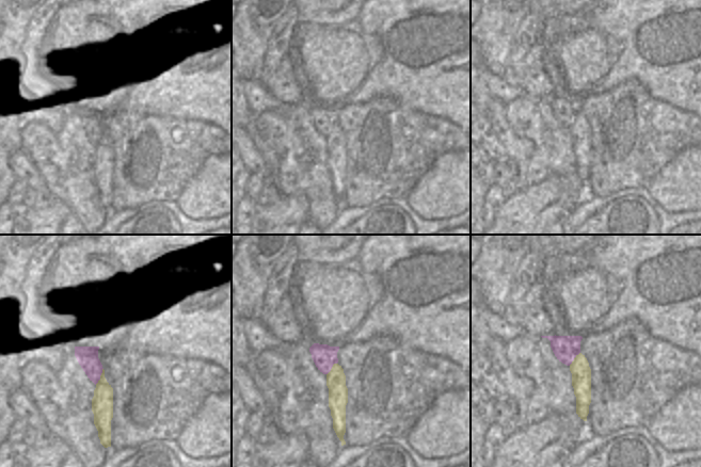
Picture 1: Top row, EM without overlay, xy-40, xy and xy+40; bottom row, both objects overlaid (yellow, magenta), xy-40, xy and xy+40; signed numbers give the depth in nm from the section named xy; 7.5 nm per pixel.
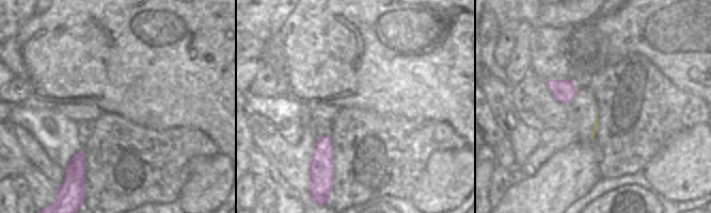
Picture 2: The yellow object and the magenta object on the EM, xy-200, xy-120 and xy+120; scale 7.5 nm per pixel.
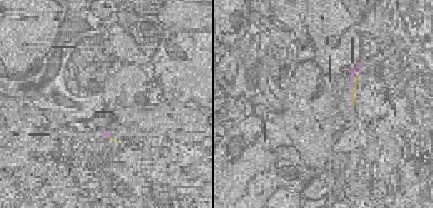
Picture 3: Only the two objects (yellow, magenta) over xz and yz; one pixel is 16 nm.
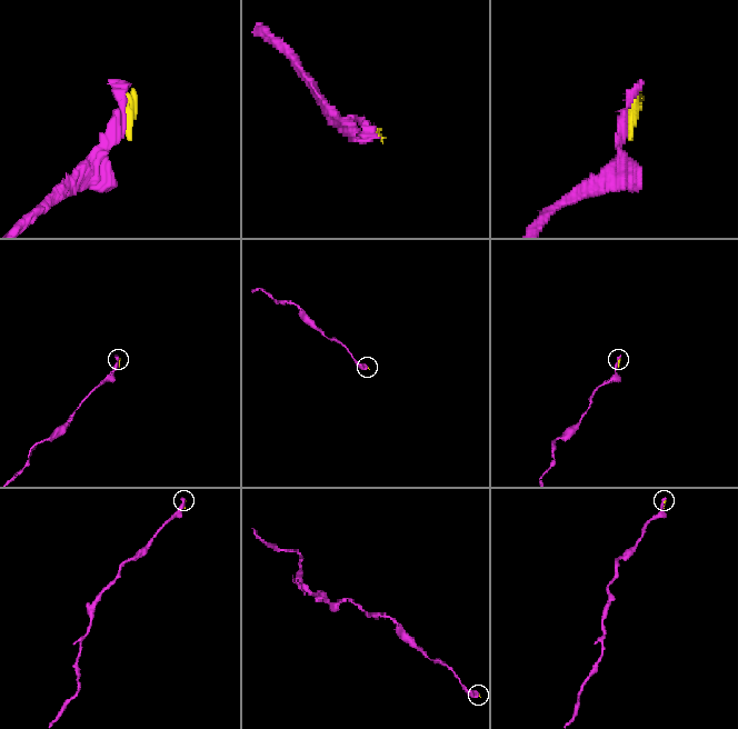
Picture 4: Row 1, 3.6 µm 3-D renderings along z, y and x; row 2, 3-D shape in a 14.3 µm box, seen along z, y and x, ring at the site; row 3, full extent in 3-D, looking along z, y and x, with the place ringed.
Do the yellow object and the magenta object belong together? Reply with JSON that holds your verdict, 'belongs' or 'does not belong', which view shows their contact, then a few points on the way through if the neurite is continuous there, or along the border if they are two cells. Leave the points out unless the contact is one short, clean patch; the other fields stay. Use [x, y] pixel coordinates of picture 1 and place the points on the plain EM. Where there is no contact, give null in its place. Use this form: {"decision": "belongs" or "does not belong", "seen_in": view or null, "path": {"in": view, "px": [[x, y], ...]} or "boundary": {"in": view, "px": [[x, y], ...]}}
{"decision": "belongs", "seen_in": "xy-40"}

